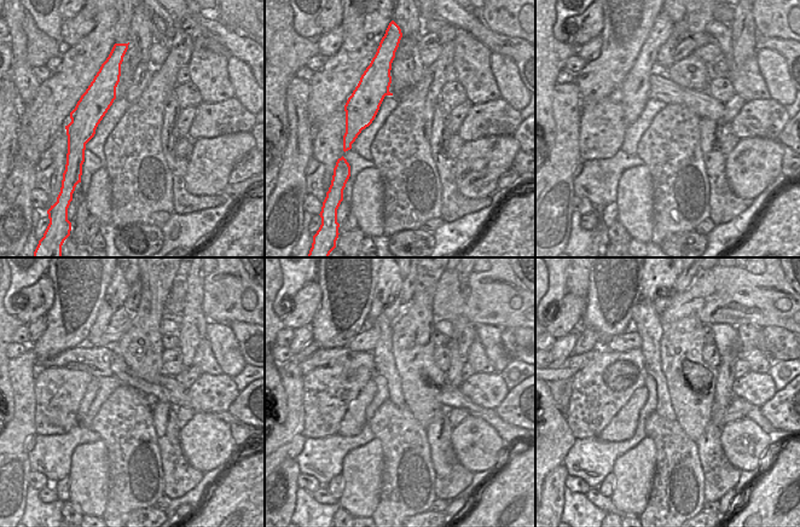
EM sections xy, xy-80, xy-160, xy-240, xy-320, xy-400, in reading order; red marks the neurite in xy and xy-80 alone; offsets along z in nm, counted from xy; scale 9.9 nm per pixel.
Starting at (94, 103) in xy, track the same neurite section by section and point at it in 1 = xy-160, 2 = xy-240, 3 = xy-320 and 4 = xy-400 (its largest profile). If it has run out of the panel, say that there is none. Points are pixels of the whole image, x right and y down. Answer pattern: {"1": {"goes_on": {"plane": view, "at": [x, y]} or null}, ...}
{"1": {"goes_on": {"plane": "xy-160", "at": [636, 87]}}, "2": {"goes_on": {"plane": "xy-240", "at": [117, 291]}}, "3": {"goes_on": {"plane": "xy-320", "at": [389, 282]}}, "4": {"goes_on": {"plane": "xy-400", "at": [651, 282]}}}

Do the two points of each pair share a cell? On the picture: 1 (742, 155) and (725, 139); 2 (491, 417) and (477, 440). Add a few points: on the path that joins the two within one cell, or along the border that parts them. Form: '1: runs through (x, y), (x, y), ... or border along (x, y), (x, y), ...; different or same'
1: border along (738, 139), (736, 145), (725, 156); different
2: border along (469, 413), (485, 420), (496, 430), (504, 445); different

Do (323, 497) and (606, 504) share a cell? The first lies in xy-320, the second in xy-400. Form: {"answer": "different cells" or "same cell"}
{"answer": "same cell"}

